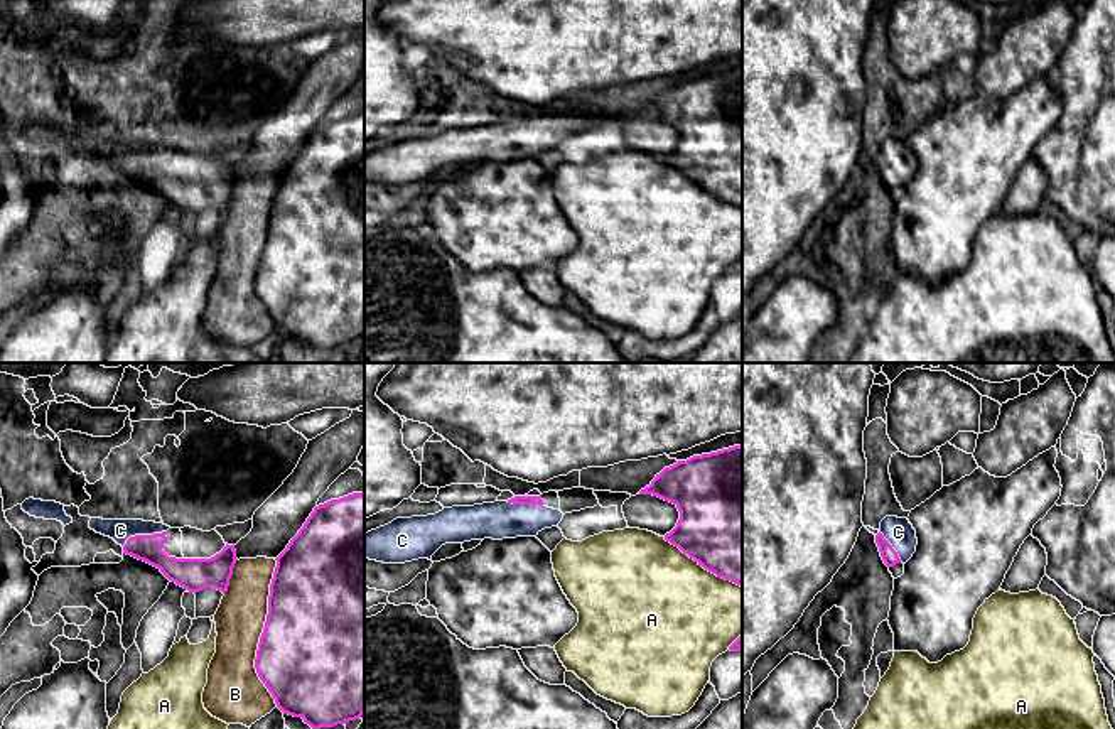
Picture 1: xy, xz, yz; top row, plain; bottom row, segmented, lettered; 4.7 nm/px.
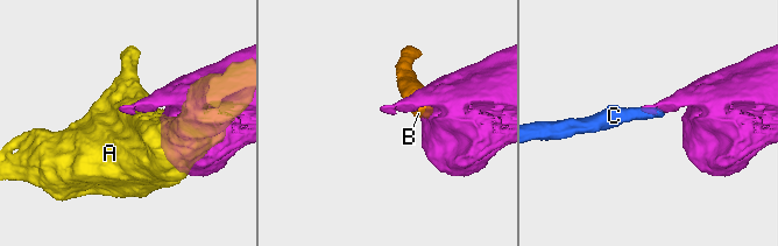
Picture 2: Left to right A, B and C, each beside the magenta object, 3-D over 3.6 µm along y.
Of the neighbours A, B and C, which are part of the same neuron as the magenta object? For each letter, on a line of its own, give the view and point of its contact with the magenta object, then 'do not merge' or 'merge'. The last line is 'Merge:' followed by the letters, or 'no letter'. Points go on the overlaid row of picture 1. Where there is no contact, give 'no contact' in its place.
A: xz (702, 566) | do not merge
B: xy (262, 633) | do not merge
C: xy (142, 535) | merge
Merge: C

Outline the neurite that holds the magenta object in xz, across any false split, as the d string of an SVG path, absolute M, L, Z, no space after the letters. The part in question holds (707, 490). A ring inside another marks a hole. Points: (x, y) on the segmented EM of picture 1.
M742 446L693 456L665 467L639 494L653 494L673 503L680 511L676 526L665 540L678 547L705 570L742 587Z

